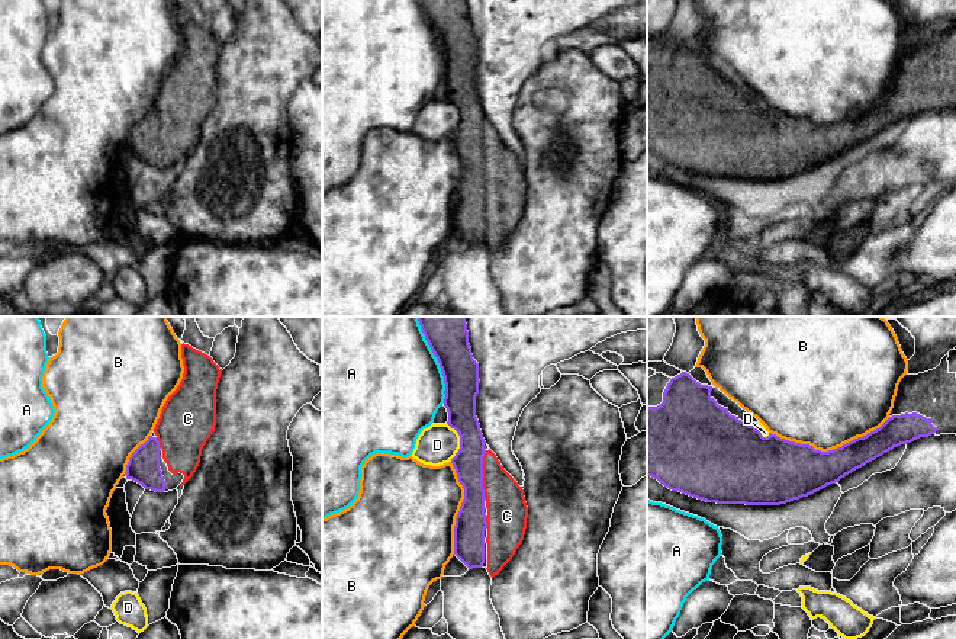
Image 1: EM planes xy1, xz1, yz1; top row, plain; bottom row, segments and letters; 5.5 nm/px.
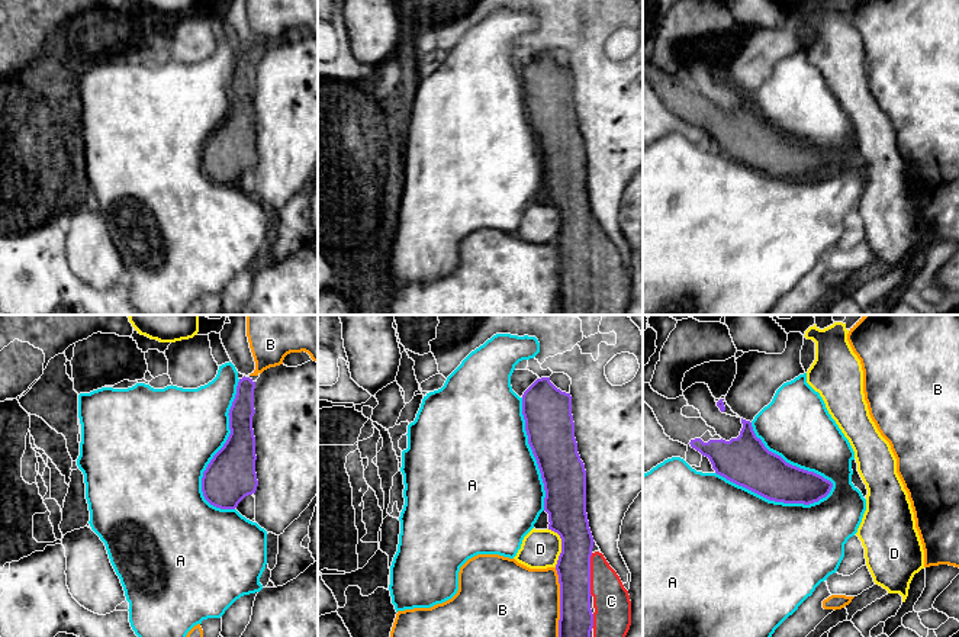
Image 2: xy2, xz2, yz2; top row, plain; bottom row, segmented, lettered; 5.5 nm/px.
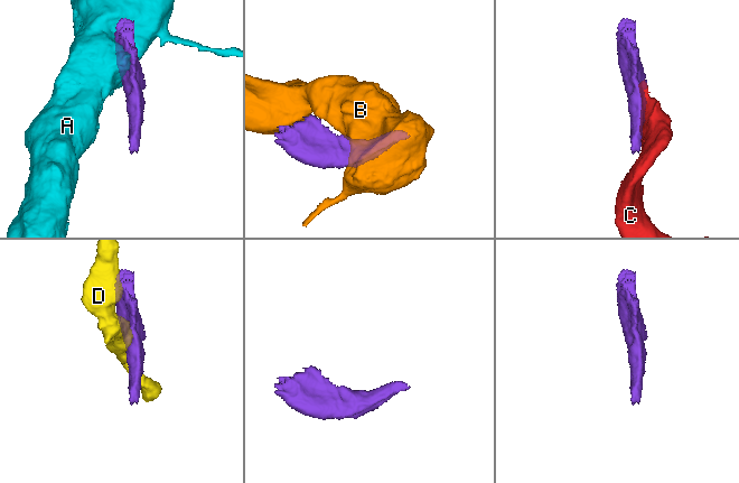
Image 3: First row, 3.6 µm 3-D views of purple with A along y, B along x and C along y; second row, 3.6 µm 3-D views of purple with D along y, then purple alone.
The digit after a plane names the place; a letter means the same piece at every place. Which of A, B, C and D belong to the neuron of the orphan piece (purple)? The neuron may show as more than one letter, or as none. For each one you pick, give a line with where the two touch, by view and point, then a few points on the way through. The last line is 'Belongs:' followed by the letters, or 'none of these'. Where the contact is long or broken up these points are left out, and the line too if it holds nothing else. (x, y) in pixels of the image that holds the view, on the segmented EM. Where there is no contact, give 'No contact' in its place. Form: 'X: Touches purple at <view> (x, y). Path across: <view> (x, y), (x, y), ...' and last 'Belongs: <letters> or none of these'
C: Touches purple at xz1 (482, 475)
Belongs: C

